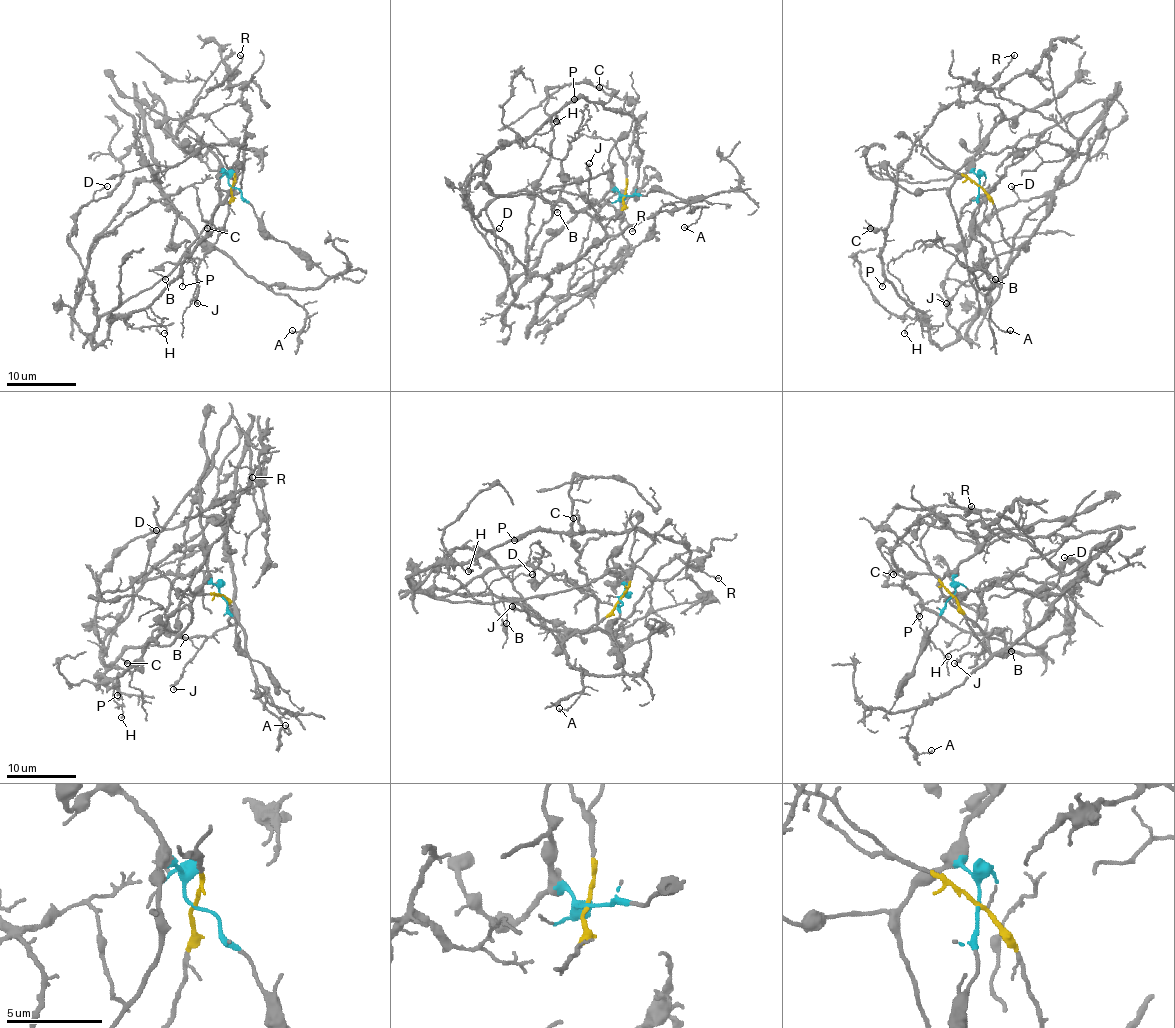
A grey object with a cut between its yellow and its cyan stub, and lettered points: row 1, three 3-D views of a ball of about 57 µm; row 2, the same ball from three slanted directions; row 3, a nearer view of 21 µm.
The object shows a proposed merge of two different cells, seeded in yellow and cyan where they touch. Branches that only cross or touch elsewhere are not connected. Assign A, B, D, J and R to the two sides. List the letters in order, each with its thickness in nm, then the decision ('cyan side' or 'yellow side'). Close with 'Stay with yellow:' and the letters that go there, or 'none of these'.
A: 120 nm thick; yellow side
B: 110 nm thick; yellow side
D: 110 nm thick; cyan side
J: 220 nm thick; yellow side
R: 140 nm thick; yellow side
Stay with yellow: A, B, J, R

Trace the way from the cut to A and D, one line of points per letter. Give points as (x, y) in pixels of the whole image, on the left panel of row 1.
A: (232, 186), (213, 247), (269, 290), (289, 295), (306, 312), (306, 330), (292, 330)
D: (232, 186), (220, 172), (211, 221), (92, 335), (92, 283), (69, 240), (78, 211), (106, 186)

